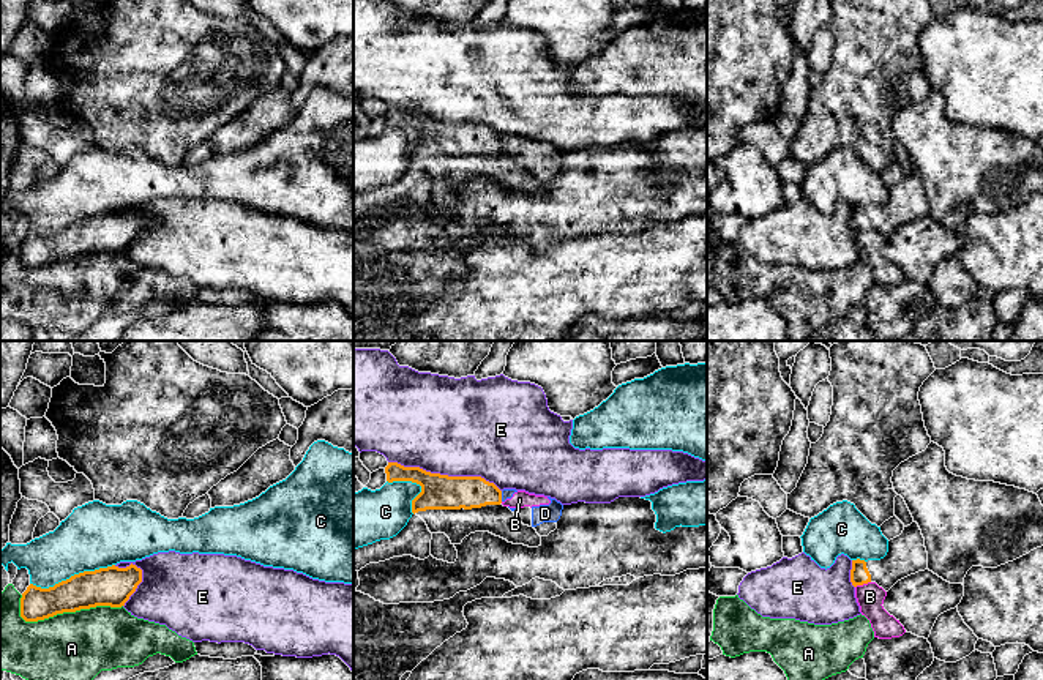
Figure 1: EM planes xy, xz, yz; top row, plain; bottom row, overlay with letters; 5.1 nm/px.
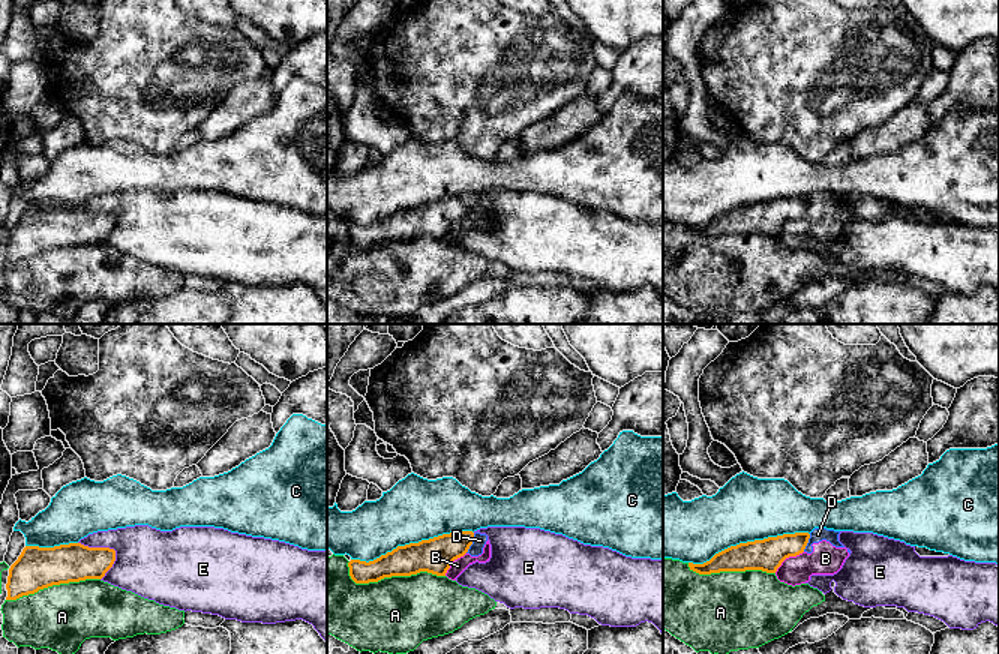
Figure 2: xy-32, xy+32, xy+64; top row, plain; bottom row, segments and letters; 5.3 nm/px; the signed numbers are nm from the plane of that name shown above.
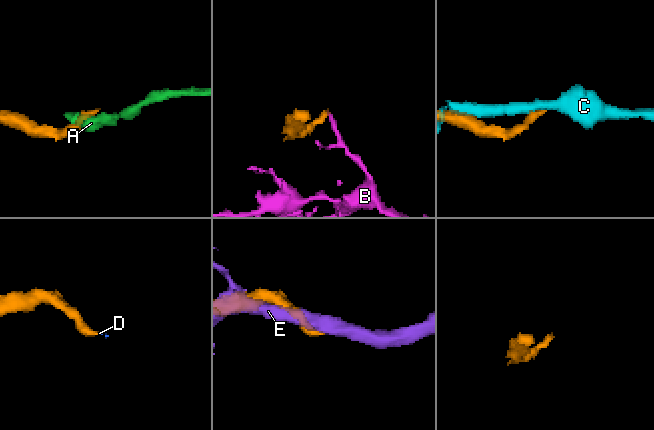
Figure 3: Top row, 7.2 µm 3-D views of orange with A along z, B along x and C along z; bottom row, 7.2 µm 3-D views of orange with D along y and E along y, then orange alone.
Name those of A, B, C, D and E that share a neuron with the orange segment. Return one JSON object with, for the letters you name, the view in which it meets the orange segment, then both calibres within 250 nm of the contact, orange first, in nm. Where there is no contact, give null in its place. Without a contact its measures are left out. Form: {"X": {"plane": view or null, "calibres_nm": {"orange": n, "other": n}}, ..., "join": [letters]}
{"join": []}

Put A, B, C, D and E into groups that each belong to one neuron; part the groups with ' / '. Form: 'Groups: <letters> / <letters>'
Groups: A / B D / C / E

